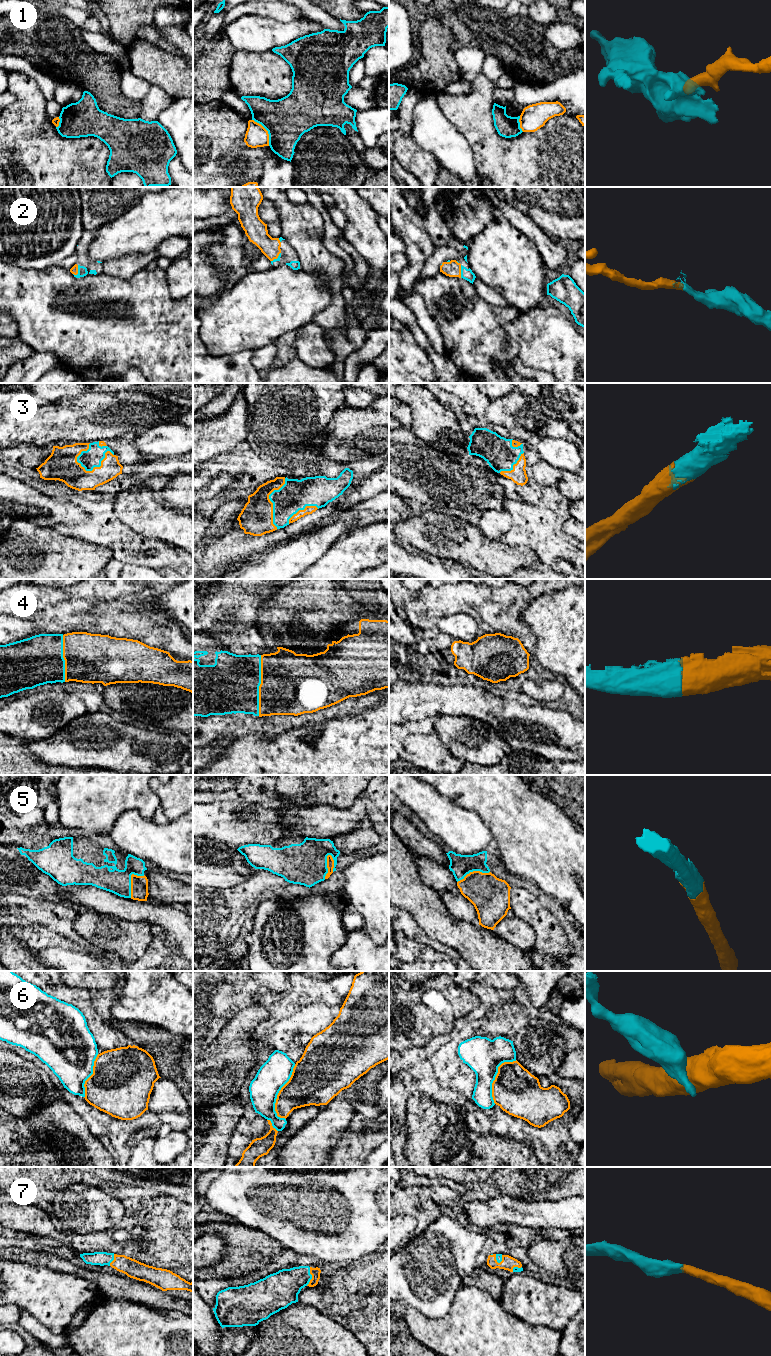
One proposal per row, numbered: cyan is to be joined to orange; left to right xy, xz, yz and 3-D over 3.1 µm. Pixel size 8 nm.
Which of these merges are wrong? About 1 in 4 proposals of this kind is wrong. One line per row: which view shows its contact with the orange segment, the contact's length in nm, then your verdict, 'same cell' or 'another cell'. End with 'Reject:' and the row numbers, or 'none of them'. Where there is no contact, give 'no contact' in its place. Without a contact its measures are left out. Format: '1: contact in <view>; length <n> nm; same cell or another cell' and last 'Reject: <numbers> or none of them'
1: contact in xz; length 260 nm; another cell
2: contact in xy; length 90 nm; same cell
3: contact in xy; length 300 nm; same cell
4: contact in xz; length 480 nm; same cell
5: contact in xz; length 200 nm; same cell
6: contact in xz; length 460 nm; another cell
7: contact in xz; length 160 nm; same cell
Reject: 1, 6

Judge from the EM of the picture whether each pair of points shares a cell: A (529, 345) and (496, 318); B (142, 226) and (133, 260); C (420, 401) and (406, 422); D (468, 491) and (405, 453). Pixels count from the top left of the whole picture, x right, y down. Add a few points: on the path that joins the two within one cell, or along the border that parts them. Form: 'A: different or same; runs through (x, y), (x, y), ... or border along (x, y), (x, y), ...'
A: different; border along (520, 313), (507, 325), (504, 331)
B: different; border along (154, 249), (148, 252), (117, 257), (112, 260)
C: different; border along (399, 400), (404, 402), (411, 411), (411, 427)
D: same; runs through (452, 482), (445, 482), (428, 476), (421, 469)

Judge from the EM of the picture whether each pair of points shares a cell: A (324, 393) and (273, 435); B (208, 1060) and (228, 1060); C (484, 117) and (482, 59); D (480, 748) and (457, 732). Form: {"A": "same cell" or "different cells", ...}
{"A": "same cell", "B": "different cells", "C": "different cells", "D": "same cell"}

